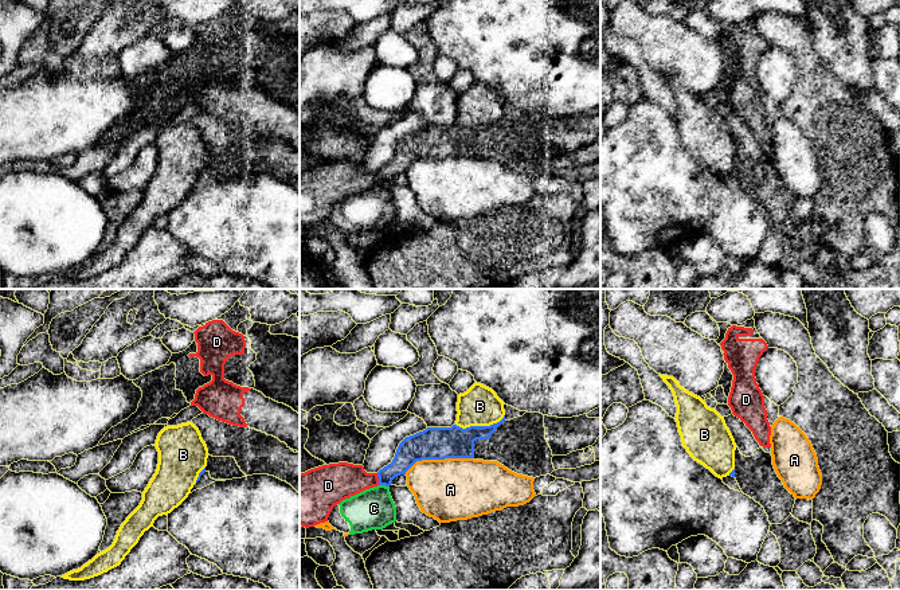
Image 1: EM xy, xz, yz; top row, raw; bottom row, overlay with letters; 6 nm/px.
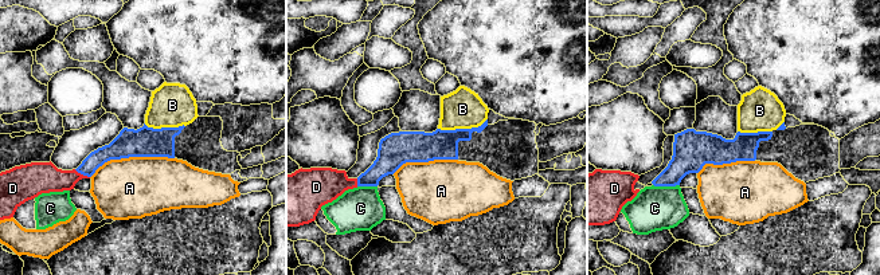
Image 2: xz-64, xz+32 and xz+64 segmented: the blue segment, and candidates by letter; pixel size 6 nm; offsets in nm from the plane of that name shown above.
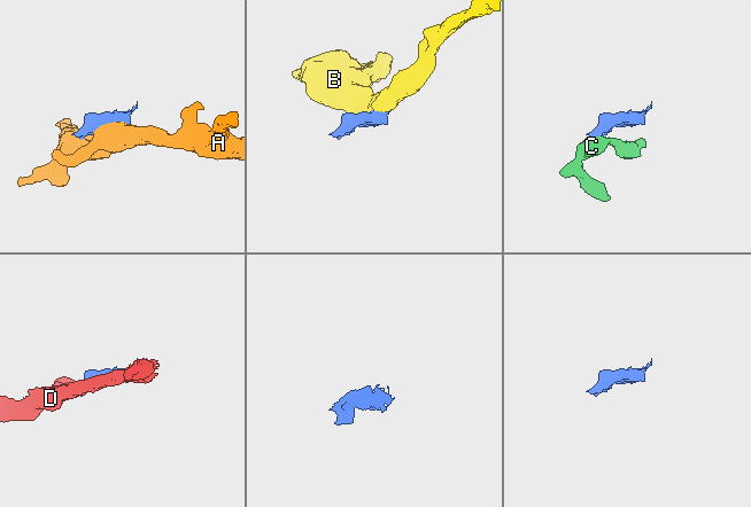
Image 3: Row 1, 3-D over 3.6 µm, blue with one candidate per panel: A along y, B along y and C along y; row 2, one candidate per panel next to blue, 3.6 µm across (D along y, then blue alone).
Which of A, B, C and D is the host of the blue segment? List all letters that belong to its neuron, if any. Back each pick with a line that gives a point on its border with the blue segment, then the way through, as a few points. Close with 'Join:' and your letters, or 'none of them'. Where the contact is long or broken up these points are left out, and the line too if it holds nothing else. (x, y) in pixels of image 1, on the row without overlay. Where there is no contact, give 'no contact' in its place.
Join: none of them

